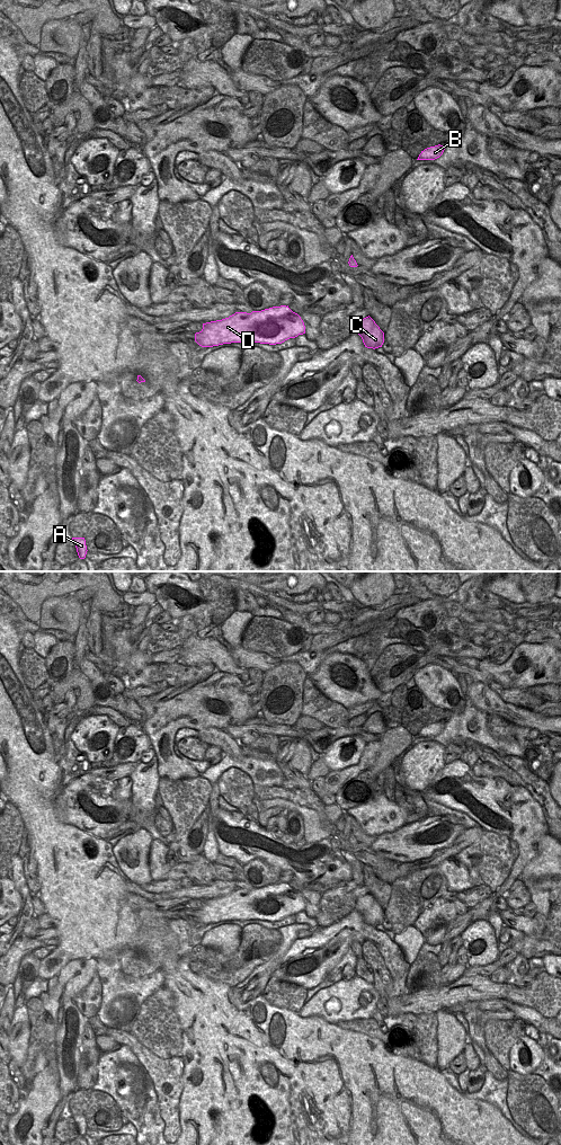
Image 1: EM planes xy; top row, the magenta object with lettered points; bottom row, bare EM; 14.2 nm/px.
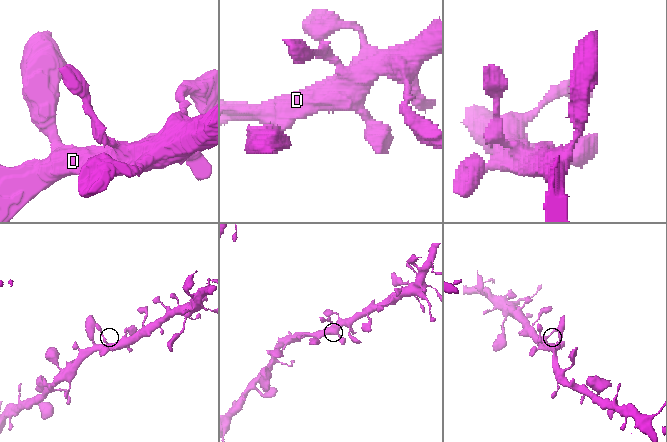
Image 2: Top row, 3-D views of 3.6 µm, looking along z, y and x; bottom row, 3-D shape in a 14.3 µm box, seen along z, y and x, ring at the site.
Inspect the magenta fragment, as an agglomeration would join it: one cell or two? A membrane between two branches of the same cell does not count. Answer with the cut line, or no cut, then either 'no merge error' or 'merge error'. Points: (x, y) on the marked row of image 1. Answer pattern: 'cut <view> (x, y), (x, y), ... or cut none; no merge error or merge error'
cut none; no merge error

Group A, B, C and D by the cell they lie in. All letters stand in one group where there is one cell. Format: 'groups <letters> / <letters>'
groups A B C D

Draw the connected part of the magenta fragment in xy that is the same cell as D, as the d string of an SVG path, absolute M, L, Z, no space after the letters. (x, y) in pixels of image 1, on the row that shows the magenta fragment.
M288 305L273 307L261 311L235 312L229 318L203 323L203 329L195 334L195 341L202 347L213 347L231 343L260 343L276 345L290 338L305 334L305 326L301 317Z

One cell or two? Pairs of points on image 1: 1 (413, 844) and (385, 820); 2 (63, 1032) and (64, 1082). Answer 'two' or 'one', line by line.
1: two
2: one

